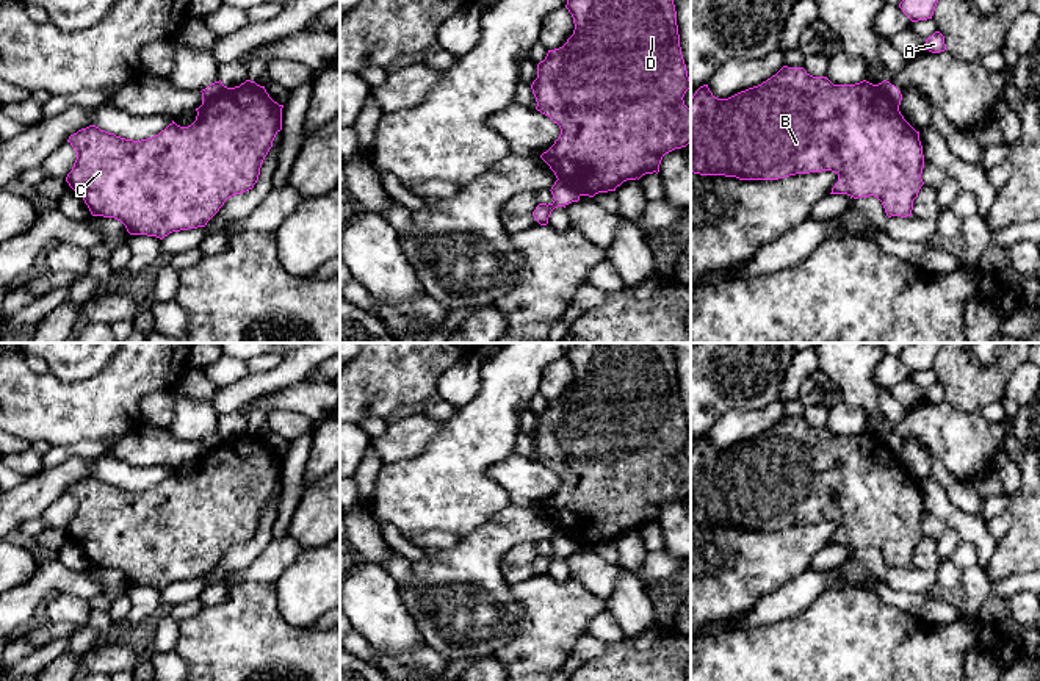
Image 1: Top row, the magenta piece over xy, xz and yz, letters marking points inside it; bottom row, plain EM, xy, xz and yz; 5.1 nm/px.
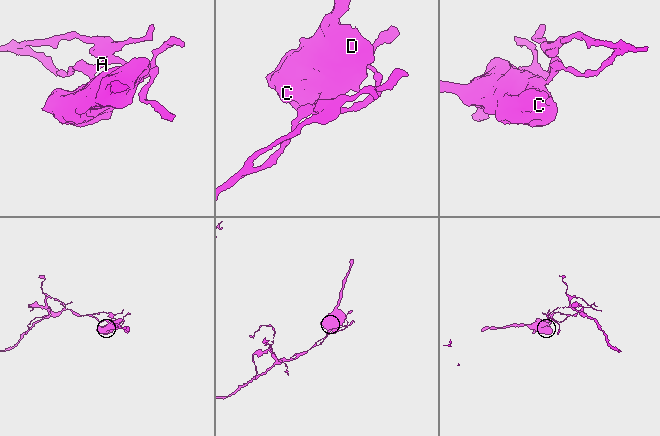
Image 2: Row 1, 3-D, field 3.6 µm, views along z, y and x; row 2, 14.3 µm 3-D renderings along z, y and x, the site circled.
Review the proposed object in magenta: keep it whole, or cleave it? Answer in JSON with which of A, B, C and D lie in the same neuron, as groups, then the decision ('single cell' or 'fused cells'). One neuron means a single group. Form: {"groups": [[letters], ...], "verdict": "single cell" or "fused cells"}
{"groups": [["A"], ["B", "C", "D"]], "verdict": "fused cells"}

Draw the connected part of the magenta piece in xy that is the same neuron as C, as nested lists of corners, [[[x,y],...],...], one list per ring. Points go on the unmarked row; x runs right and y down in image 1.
[[[246,431],[235,438],[224,437],[219,446],[202,452],[191,476],[180,477],[172,471],[147,490],[125,490],[89,476],[67,490],[77,503],[77,510],[66,532],[83,548],[92,567],[114,568],[130,586],[163,590],[172,582],[205,578],[229,548],[246,543],[257,534],[262,513],[282,481],[282,459],[283,456],[274,452],[265,437]]]

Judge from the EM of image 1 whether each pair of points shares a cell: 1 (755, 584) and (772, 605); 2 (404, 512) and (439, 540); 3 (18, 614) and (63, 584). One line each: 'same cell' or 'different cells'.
1: different cells
2: different cells
3: same cell

